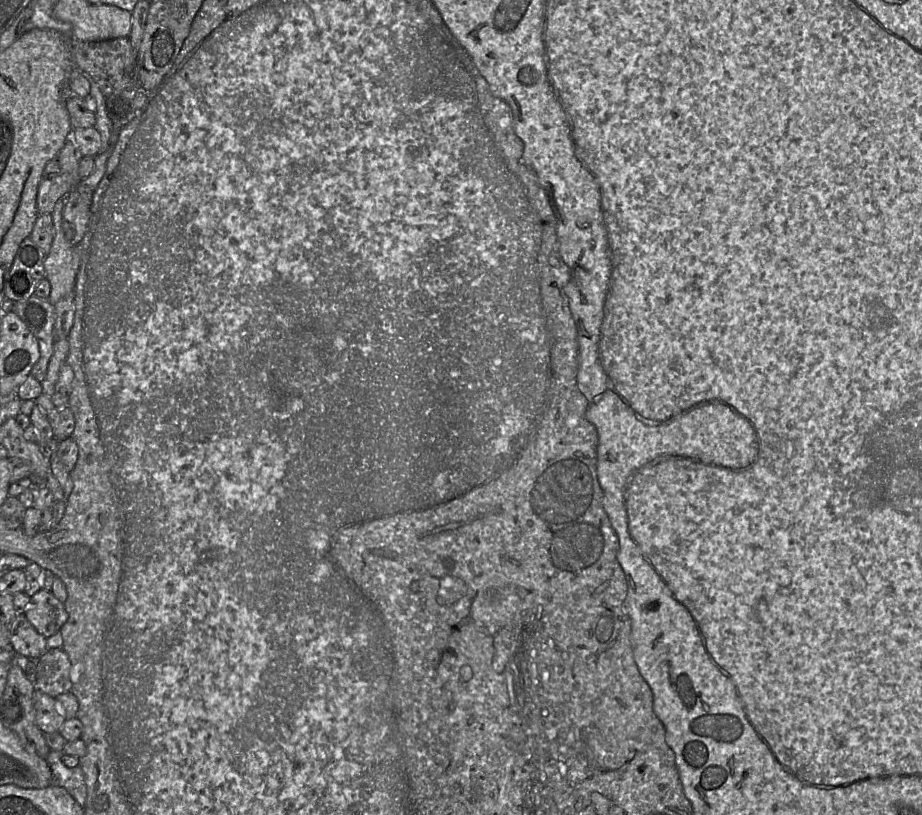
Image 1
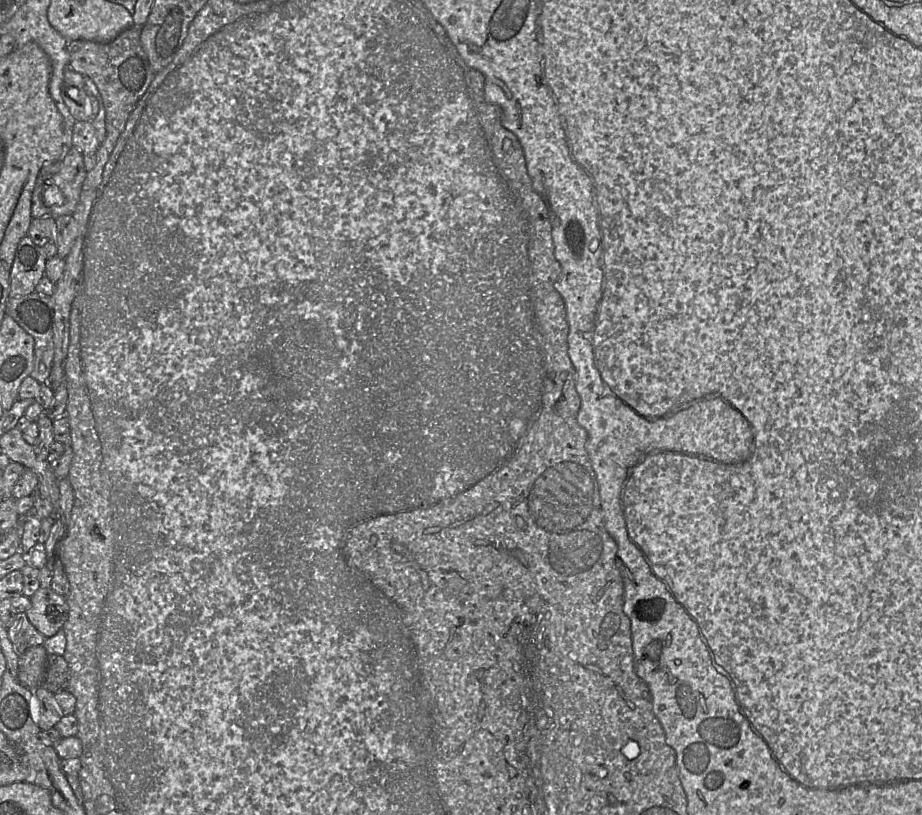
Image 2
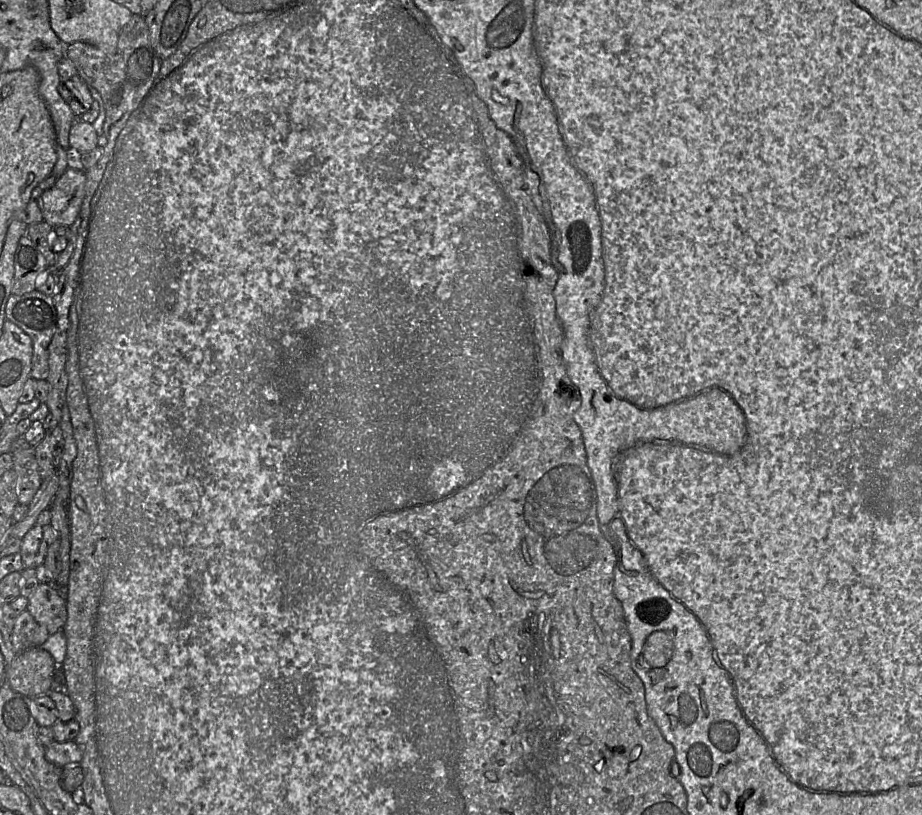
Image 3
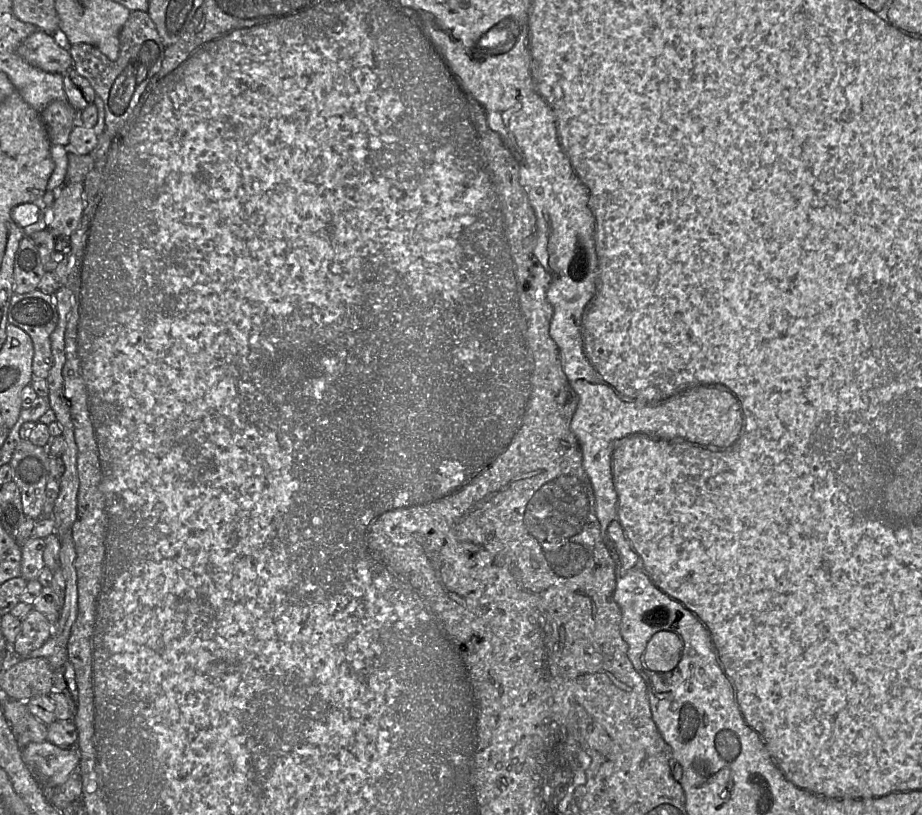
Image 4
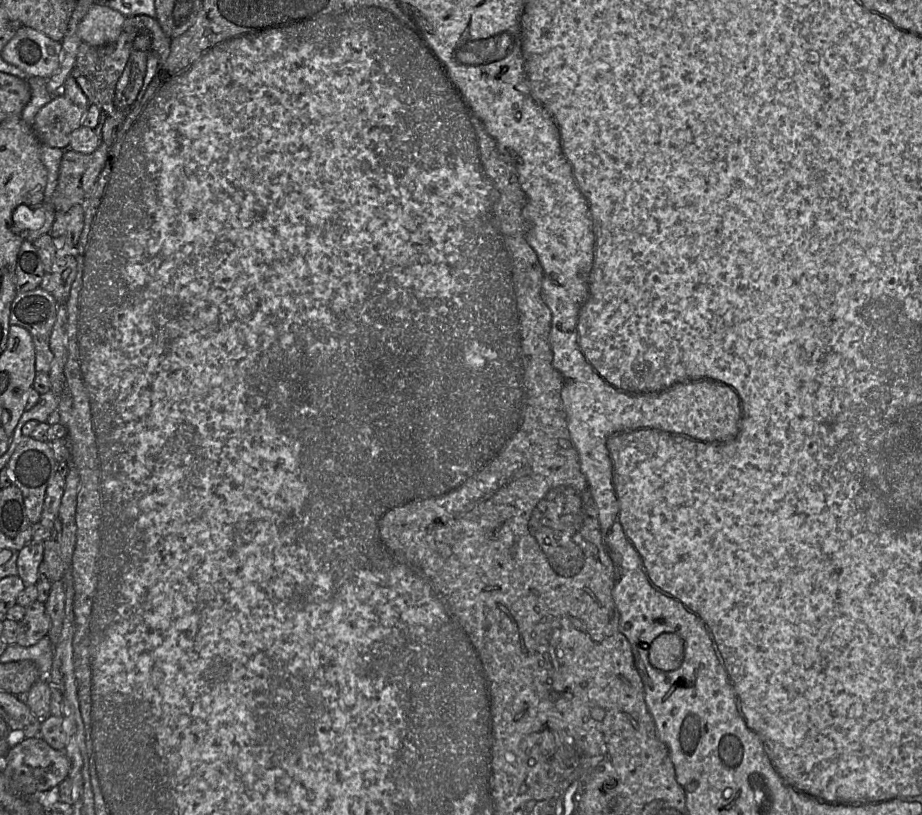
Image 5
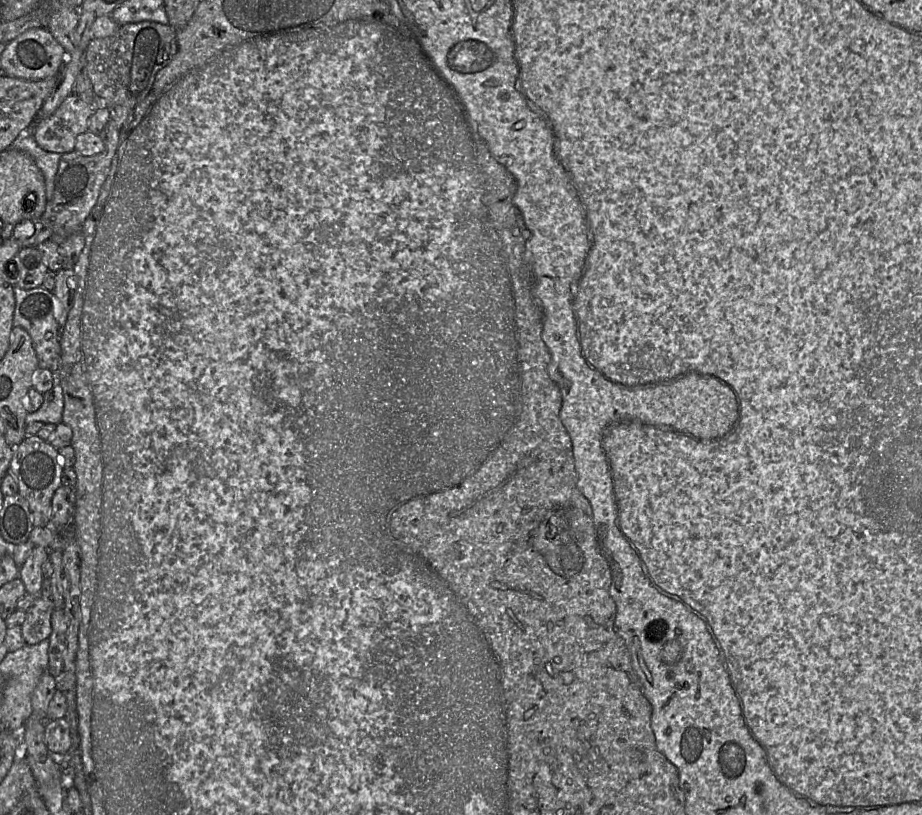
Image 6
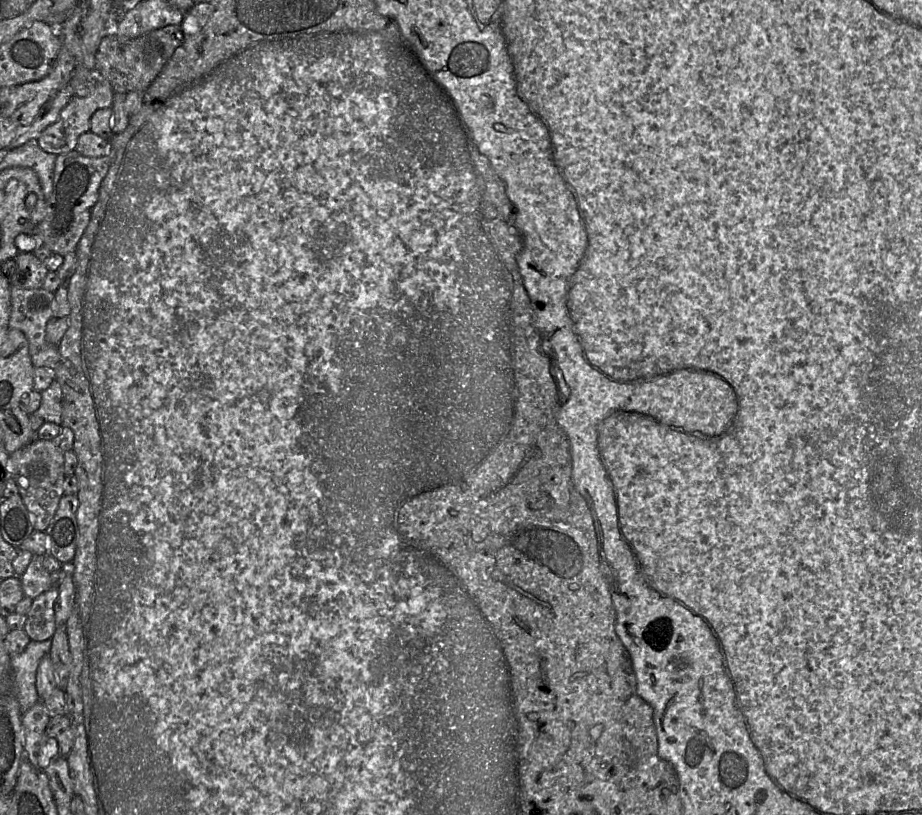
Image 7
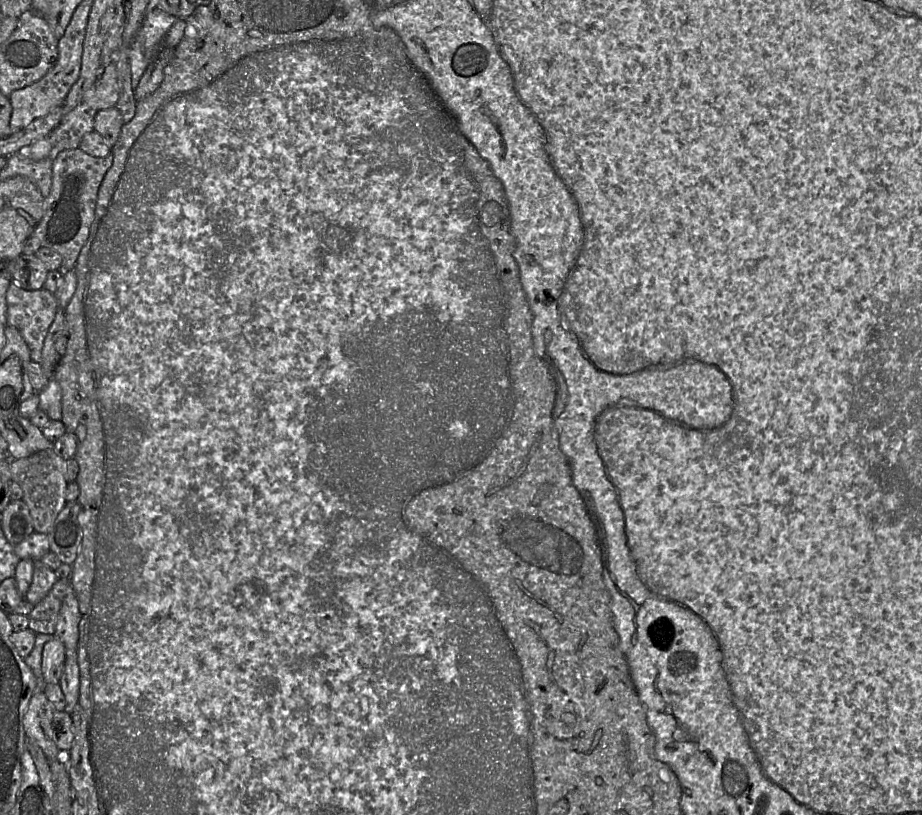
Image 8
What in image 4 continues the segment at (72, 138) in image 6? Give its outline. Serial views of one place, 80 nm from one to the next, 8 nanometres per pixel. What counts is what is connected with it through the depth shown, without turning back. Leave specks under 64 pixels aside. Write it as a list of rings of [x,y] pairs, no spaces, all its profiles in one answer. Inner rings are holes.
[[[67,99],[52,101],[42,110],[40,116],[51,144],[68,146],[79,114]]]

